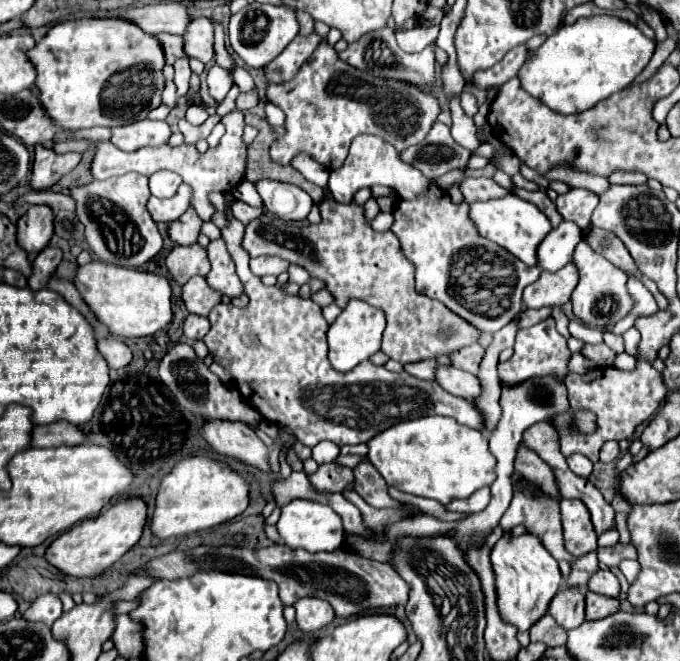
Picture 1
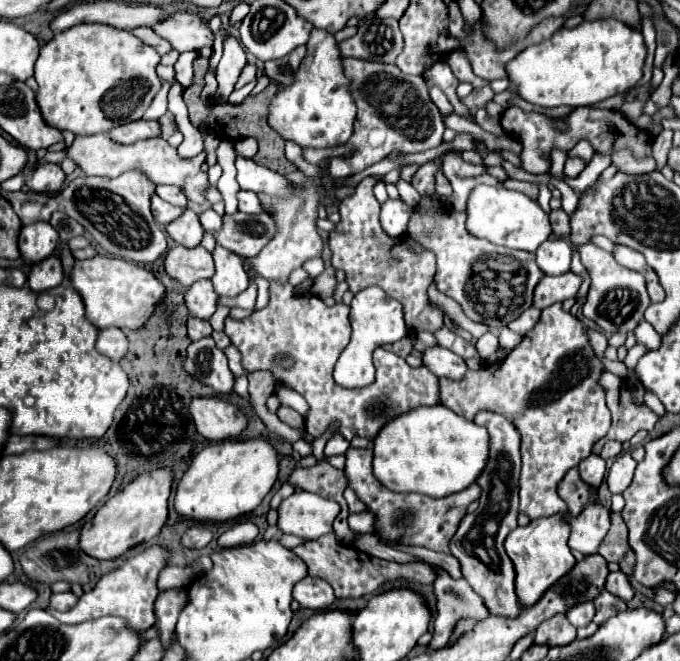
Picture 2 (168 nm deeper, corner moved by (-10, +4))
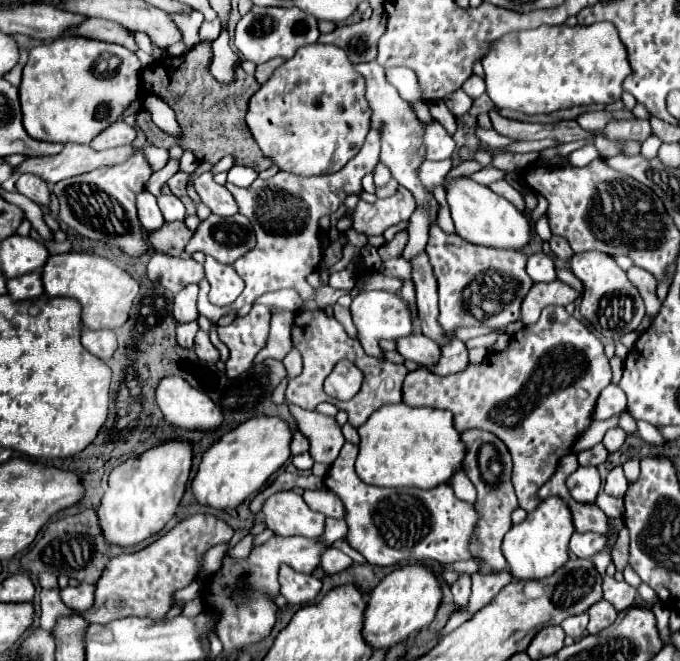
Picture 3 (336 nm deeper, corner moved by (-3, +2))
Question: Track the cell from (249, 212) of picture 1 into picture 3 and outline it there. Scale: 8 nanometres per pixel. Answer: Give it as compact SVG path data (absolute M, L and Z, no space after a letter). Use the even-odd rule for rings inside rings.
M207 170L195 180L195 190L199 192L201 200L211 208L213 214L219 216L233 216L239 212L239 206L227 186L219 186L213 180L213 172Z

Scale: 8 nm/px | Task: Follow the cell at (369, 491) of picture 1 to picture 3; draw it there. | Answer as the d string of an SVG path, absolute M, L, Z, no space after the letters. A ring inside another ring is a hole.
M345 442L339 458L333 462L325 476L327 490L335 492L345 504L345 522L349 526L349 544L361 552L369 564L393 566L399 562L443 562L469 560L467 538L477 522L473 504L455 498L449 484L435 490L419 488L379 488L359 482L353 468L359 448Z

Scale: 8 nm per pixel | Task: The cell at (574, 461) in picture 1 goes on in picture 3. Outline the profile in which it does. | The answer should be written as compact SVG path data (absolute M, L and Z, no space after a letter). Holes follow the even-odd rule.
M579 466L569 478L567 488L577 502L595 502L601 488L601 478L595 466Z

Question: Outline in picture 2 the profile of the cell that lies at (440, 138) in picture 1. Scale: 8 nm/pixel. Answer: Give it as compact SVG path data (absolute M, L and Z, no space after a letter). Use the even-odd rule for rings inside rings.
M440 160L426 162L424 166L418 168L418 174L414 176L414 180L410 180L410 184L418 190L420 196L434 194L434 174L436 174L438 166L440 166Z

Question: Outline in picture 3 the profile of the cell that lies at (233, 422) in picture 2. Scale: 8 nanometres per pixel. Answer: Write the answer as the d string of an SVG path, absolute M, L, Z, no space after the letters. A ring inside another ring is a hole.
M167 376L159 382L157 404L165 420L177 428L215 432L225 422L223 410L179 376Z

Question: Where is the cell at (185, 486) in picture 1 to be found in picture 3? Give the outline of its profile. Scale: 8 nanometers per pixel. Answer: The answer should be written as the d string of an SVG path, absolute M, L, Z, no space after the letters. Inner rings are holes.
M255 416L239 424L203 452L197 474L191 482L193 502L217 510L239 508L249 496L257 494L265 482L287 462L291 456L289 444L291 430L281 418Z

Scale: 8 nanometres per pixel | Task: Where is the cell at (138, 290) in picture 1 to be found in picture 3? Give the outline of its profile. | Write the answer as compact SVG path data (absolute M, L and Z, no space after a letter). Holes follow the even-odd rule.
M83 252L49 256L43 268L43 286L45 286L45 294L51 298L55 296L75 298L83 306L81 320L83 326L89 330L101 330L101 328L115 330L123 326L129 318L131 304L139 294L139 282L131 274L127 274L107 258L83 254Z

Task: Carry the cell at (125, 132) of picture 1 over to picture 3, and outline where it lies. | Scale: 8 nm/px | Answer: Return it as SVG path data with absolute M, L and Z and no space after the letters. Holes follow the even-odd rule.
M119 120L119 122L115 122L115 126L109 126L107 130L103 130L103 134L95 136L91 146L95 150L107 150L107 148L131 144L135 140L135 136L137 136L137 130L133 126L129 126L127 122Z

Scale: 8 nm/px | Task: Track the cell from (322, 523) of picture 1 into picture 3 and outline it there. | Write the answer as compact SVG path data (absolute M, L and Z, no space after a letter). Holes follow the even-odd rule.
M279 492L263 504L267 528L277 536L305 536L317 538L323 534L325 516L311 510L295 492Z

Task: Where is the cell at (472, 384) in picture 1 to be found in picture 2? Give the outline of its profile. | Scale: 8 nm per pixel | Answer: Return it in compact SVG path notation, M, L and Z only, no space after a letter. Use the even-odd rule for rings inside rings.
M442 346L426 348L424 354L422 354L422 362L436 376L446 376L446 378L452 378L452 380L460 380L466 374L464 360L458 354L446 350Z

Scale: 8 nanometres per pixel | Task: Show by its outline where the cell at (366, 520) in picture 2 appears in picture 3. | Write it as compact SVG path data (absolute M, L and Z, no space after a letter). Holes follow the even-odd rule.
M327 518L325 520L325 534L321 534L319 538L325 540L327 544L333 544L337 540L343 540L345 536L347 536L347 524L345 524L345 520Z

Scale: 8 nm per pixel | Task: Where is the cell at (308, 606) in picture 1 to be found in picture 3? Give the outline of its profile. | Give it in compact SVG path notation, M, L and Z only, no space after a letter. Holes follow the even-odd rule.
M281 566L279 570L281 594L289 604L309 604L321 592L321 582L311 574L299 574L289 566Z

